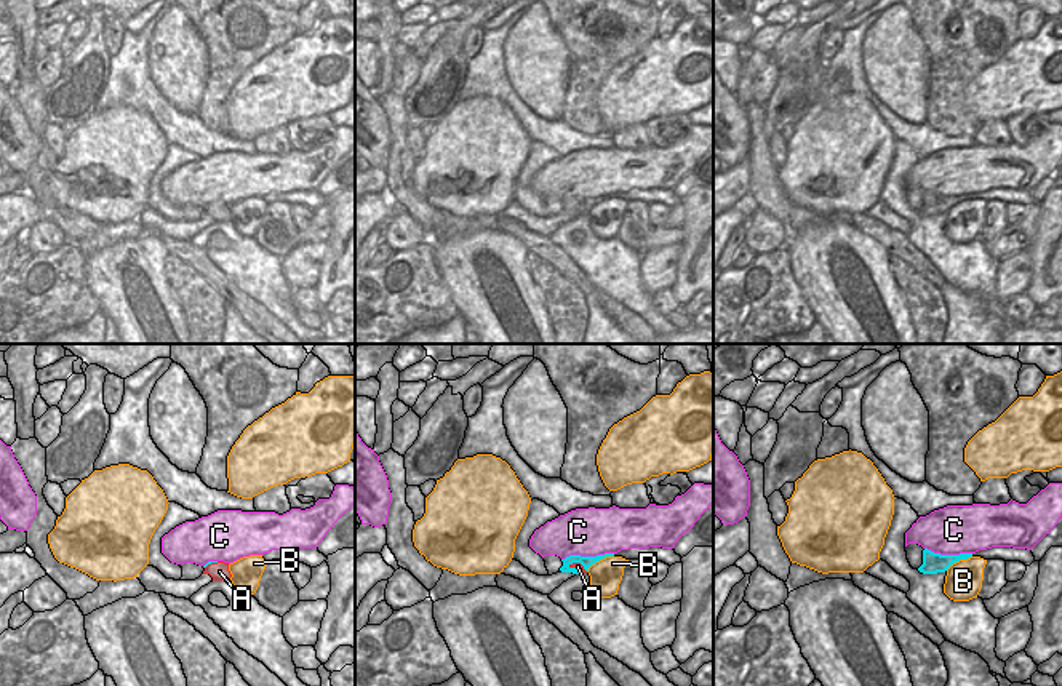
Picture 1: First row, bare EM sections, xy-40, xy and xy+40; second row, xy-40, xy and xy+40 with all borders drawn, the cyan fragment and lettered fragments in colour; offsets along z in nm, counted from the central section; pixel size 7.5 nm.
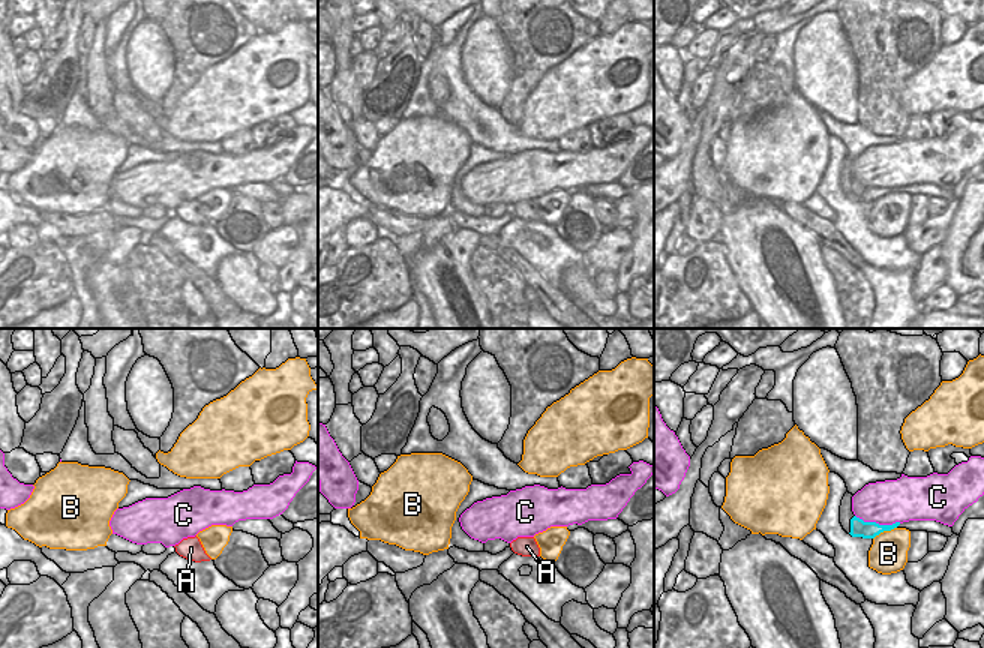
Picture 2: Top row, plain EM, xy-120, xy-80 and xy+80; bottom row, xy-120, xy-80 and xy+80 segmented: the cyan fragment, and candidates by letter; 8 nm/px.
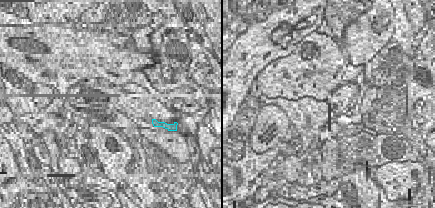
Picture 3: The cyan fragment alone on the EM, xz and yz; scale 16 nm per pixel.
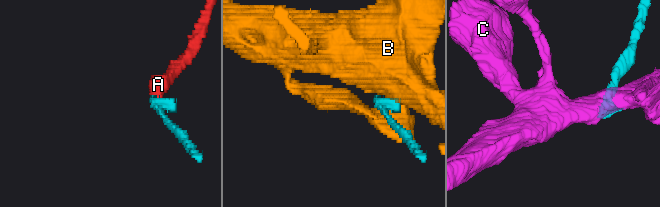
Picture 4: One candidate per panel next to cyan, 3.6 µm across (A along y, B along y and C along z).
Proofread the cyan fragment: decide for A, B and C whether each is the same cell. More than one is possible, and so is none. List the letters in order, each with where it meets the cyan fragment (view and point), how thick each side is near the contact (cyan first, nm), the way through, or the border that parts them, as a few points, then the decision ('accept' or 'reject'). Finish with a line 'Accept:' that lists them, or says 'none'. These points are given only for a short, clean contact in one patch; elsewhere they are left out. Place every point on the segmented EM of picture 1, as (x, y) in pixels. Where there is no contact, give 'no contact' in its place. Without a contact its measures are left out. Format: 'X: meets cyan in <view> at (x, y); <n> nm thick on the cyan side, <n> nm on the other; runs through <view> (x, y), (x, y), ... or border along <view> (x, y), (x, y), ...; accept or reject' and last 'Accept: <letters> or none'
A: meets cyan in xy at (578, 562); 90 nm thick on the cyan side, 50 nm on the other; runs through xy (586, 562), (578, 562), (578, 566); accept
B: meets cyan in xy at (598, 560); 90 nm thick on the cyan side, 240 nm on the other; border along xy (613, 555), (597, 560), (587, 571); reject
C: meets cyan in xy at (587, 557); 90 nm thick on the cyan side, 360 nm on the other; reject
Accept: A

